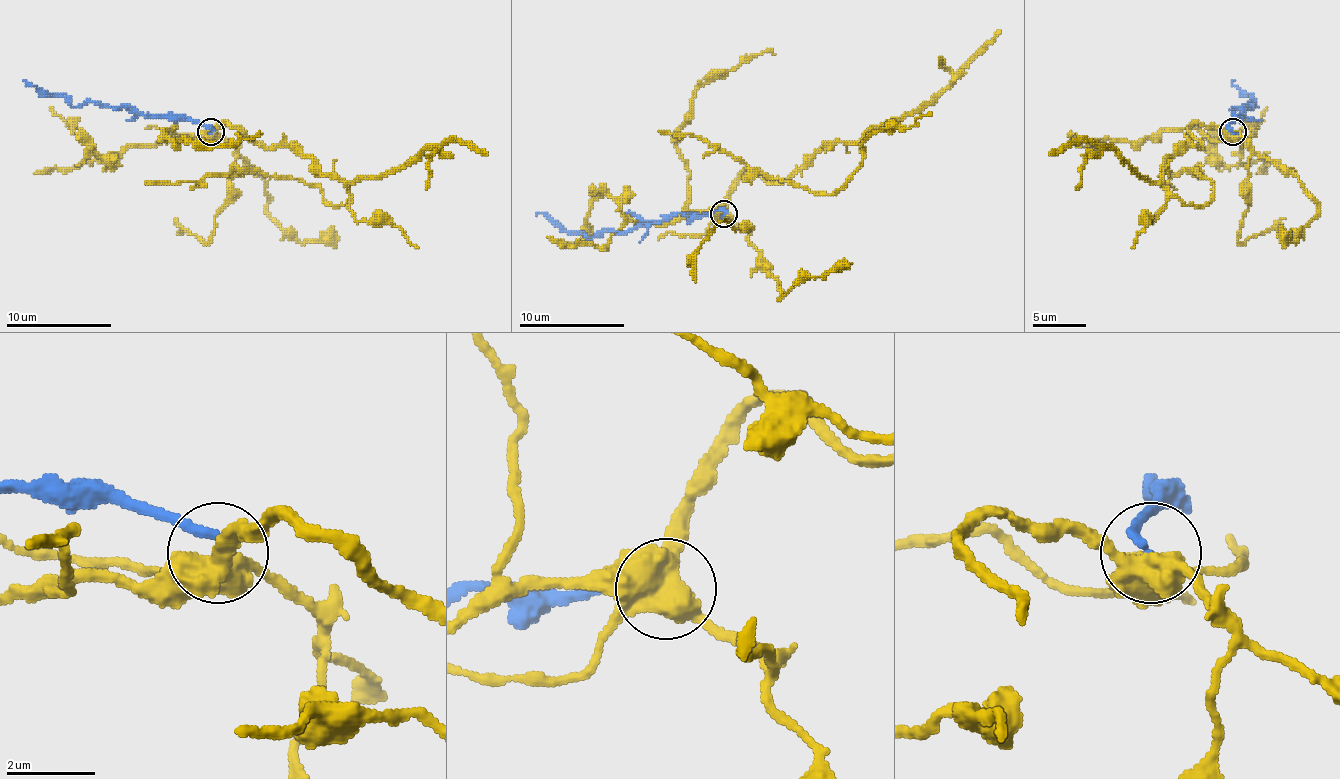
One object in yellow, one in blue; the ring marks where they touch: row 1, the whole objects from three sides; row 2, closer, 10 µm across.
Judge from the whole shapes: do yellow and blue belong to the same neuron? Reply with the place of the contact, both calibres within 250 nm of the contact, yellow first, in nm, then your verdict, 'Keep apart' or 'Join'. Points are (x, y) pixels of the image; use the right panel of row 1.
Place: (1233, 131). Thickness 550 nm (yellow) against 220 nm. Keep apart

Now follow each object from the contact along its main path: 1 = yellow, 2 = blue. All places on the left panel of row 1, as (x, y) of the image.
1: (211, 131), (225, 123), (254, 141), (293, 147), (341, 181), (344, 205), (296, 178), (240, 170), (145, 181)
2: (211, 131), (190, 120), (92, 102), (74, 107), (63, 96), (50, 96), (23, 80)

